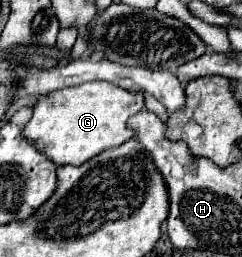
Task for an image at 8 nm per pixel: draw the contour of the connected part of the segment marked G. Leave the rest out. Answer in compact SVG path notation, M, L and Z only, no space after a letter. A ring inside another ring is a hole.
M90 82L82 86L62 88L38 98L34 114L24 128L24 136L38 142L38 148L58 166L80 166L96 154L120 146L134 134L128 130L128 118L144 108L144 94L124 90L112 82Z

